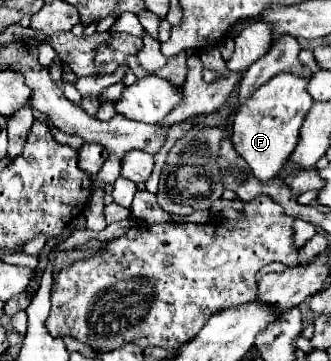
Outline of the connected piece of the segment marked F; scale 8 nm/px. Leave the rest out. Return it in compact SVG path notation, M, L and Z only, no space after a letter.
M288 71L278 73L268 83L258 87L248 99L248 103L242 105L236 113L232 127L232 143L260 181L268 181L278 175L280 167L298 145L300 127L314 103L310 99L310 93L306 91L308 79L310 77L300 77Z

